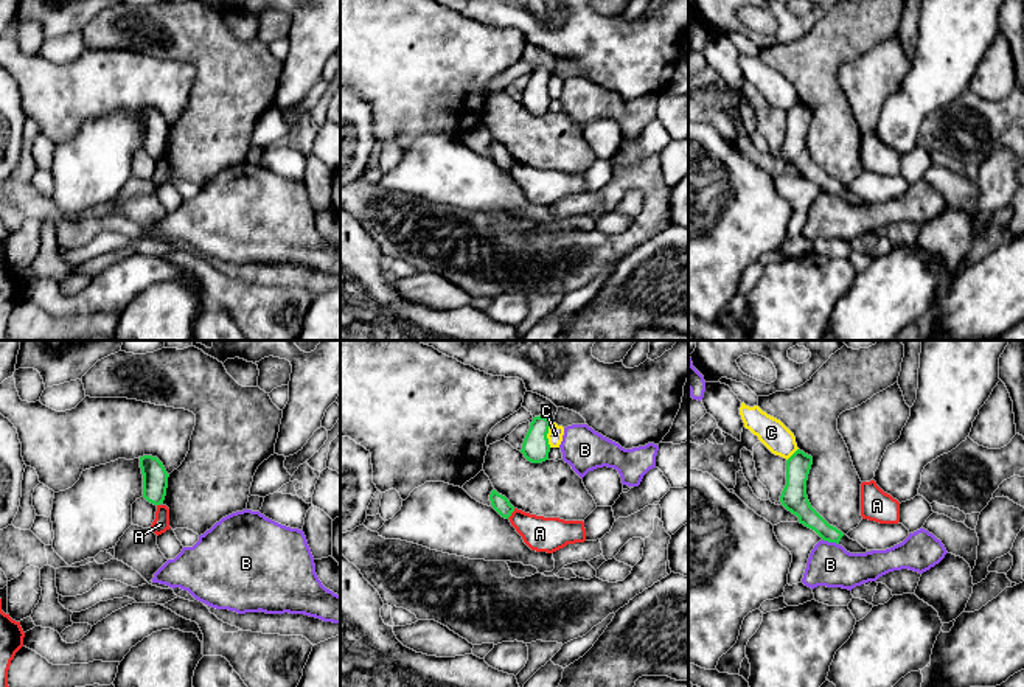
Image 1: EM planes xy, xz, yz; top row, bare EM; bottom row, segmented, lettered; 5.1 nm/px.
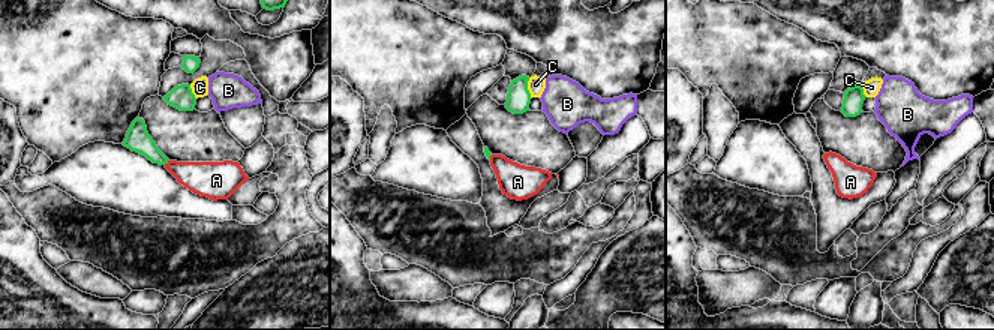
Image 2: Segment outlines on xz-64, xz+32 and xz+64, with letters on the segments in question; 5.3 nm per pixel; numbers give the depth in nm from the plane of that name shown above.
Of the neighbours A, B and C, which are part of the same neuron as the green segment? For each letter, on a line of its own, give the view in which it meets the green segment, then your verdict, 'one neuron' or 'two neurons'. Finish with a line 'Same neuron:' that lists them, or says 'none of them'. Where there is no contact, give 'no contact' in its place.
A: xz | two neurons
B: yz | two neurons
C: xz | two neurons
Same neuron: none of them

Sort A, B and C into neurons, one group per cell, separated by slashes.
A / B / C

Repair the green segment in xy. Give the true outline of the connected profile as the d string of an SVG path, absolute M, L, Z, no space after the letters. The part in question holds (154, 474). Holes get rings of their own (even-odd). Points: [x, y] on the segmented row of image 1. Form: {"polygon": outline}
{"polygon": "M143 455L140 457L140 468L143 474L143 497L154 505L163 504L169 477L163 463L157 457Z"}

